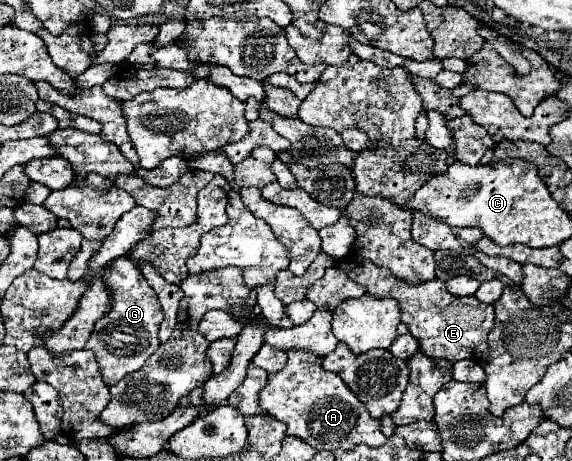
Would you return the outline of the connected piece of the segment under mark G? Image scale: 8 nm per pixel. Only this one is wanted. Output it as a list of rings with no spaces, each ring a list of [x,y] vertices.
[[[128,257],[114,259],[104,273],[104,285],[110,293],[112,307],[110,311],[94,325],[94,331],[84,349],[92,349],[96,361],[100,365],[100,373],[106,385],[118,383],[124,375],[138,371],[144,361],[158,349],[158,329],[162,323],[162,309],[154,289],[142,277],[136,263],[128,261]]]

